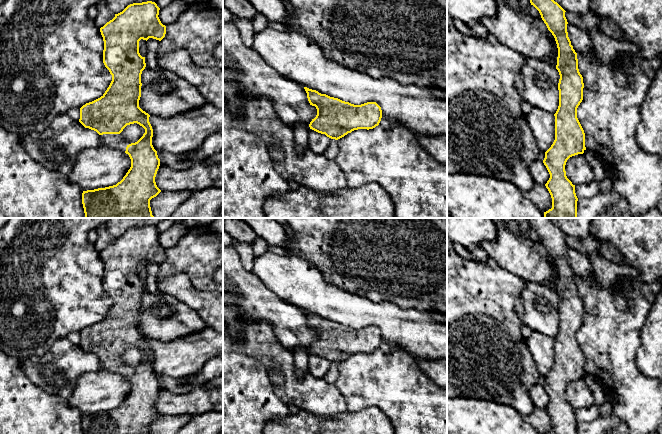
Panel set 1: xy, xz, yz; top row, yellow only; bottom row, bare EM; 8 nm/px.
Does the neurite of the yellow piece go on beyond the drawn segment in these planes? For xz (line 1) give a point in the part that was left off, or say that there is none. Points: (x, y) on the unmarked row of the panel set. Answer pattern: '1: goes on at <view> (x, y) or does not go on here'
1: does not go on here

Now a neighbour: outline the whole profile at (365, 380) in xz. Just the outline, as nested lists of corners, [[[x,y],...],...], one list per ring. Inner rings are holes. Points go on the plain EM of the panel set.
[[[403,351],[358,353],[338,363],[339,377],[334,384],[350,412],[366,408],[380,409],[392,422],[395,434],[447,434],[447,390],[438,386],[418,367],[416,361]]]

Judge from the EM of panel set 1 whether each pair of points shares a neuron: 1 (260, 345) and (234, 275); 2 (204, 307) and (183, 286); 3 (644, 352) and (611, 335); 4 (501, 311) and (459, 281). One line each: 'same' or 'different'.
1: different
2: same
3: different
4: same

